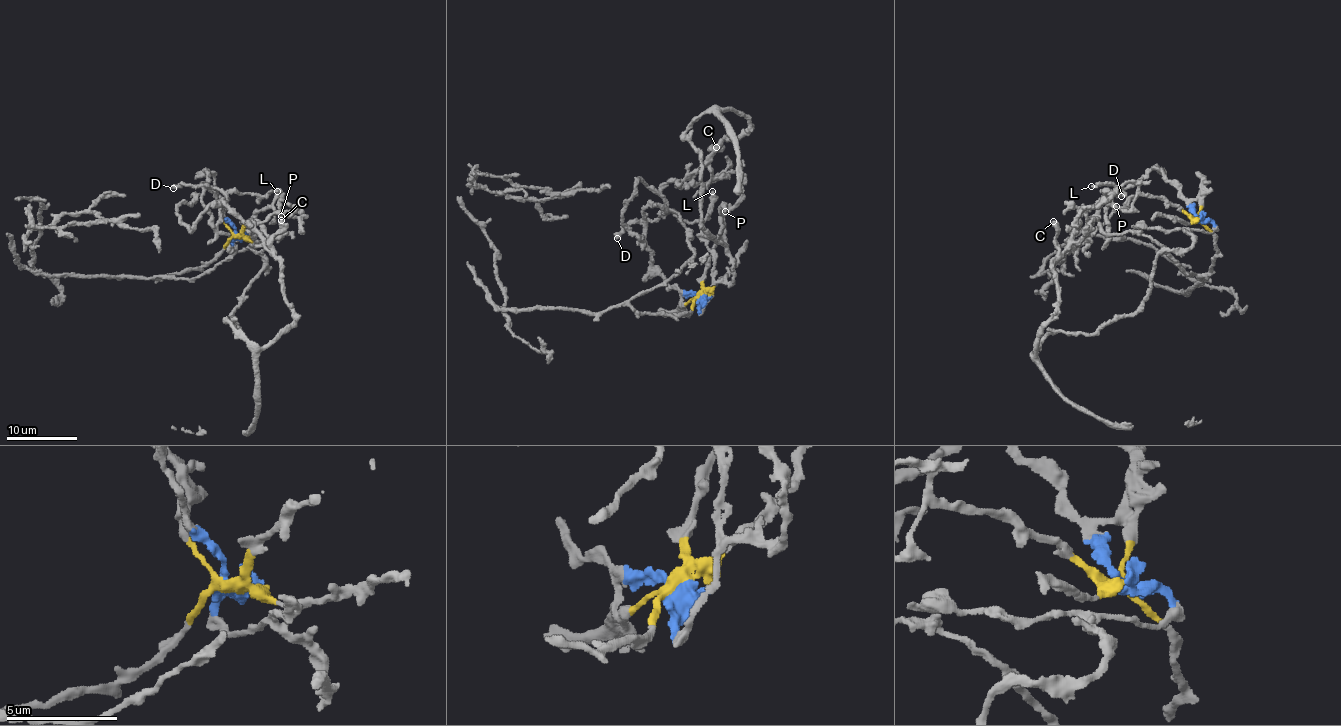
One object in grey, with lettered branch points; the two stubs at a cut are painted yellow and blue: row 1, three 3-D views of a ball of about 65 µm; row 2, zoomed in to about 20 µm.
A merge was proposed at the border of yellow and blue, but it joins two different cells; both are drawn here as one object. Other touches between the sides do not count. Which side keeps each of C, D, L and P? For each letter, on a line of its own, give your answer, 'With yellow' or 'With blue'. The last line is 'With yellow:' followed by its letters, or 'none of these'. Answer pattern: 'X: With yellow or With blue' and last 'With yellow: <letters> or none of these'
C: With blue
D: With blue
L: With blue
P: With yellow
With yellow: P

